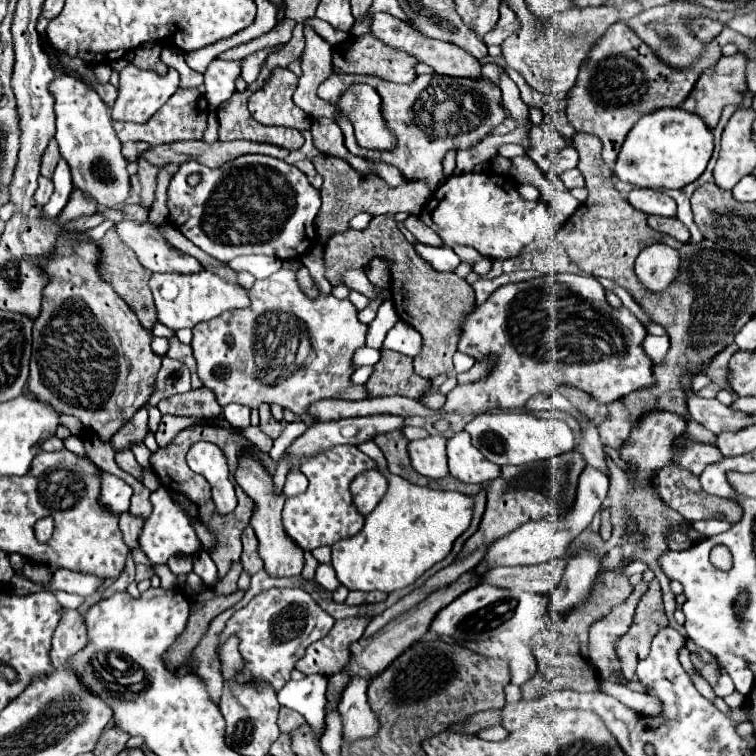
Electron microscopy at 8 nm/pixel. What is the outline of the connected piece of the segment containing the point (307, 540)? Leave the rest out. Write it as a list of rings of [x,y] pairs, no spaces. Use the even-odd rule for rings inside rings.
[[[335,446],[325,450],[325,454],[315,454],[303,458],[299,470],[307,476],[309,486],[303,494],[285,500],[283,508],[283,530],[285,534],[303,550],[311,552],[319,546],[331,546],[343,538],[355,536],[365,522],[365,516],[355,514],[355,504],[351,496],[351,482],[365,470],[377,470],[375,460],[367,458],[357,446]]]

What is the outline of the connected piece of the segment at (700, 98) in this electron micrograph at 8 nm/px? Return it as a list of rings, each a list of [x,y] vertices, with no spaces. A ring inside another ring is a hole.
[[[737,52],[737,54],[733,54],[733,56],[723,56],[723,58],[717,62],[717,66],[705,70],[705,72],[701,74],[701,78],[697,80],[693,92],[691,92],[689,98],[681,104],[681,108],[699,114],[699,116],[705,120],[705,124],[707,124],[709,128],[715,128],[717,122],[719,122],[719,116],[721,116],[723,106],[727,106],[727,104],[739,106],[744,99],[743,92],[747,90],[747,86],[745,86],[745,64],[747,64],[747,58],[745,58],[741,52]]]

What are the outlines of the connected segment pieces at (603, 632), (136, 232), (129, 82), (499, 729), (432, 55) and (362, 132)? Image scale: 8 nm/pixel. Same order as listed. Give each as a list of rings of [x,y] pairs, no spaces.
[[[639,582],[633,590],[633,594],[617,606],[609,616],[599,620],[589,630],[589,660],[597,668],[599,676],[603,680],[625,684],[625,676],[619,668],[619,656],[615,652],[617,640],[631,628],[635,608],[639,604],[639,598],[647,592],[647,582]]]
[[[125,220],[117,224],[117,232],[121,240],[135,250],[139,262],[151,272],[193,274],[203,270],[197,258],[173,248],[159,232],[159,226],[149,220],[147,222]]]
[[[133,64],[125,66],[119,72],[119,98],[117,98],[115,106],[111,108],[113,120],[123,120],[123,110],[125,110],[125,120],[127,122],[139,122],[139,124],[147,122],[147,118],[151,118],[179,87],[179,73],[171,68],[169,67],[165,76],[161,76],[153,70],[139,70]]]
[[[493,726],[493,728],[487,728],[487,730],[481,730],[477,736],[483,738],[483,740],[491,740],[491,742],[501,742],[503,738],[507,738],[507,730],[503,726]]]
[[[379,12],[373,18],[373,35],[381,38],[383,42],[387,42],[393,48],[407,50],[417,60],[429,64],[437,74],[455,76],[455,78],[477,78],[477,76],[481,76],[481,64],[479,64],[477,58],[473,58],[471,54],[467,54],[465,50],[461,50],[459,46],[455,46],[451,42],[441,42],[441,40],[429,40],[429,38],[425,38],[423,34],[419,34],[417,30],[413,30],[411,26],[407,26],[405,22],[397,20],[397,17],[389,13]]]
[[[359,84],[353,90],[349,88],[339,100],[339,110],[351,118],[357,142],[367,150],[383,152],[397,146],[397,138],[391,134],[383,118],[381,98],[371,86]]]

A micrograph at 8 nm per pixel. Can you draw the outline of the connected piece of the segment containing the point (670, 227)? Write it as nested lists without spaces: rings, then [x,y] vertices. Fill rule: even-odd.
[[[649,216],[649,226],[657,232],[669,234],[679,242],[689,242],[689,230],[677,218],[663,218],[663,216]]]

